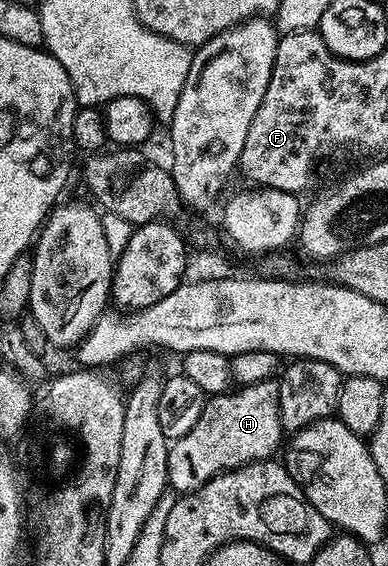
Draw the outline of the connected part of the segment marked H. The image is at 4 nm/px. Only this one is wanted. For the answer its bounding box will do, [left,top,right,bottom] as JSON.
[166,380,284,495]

